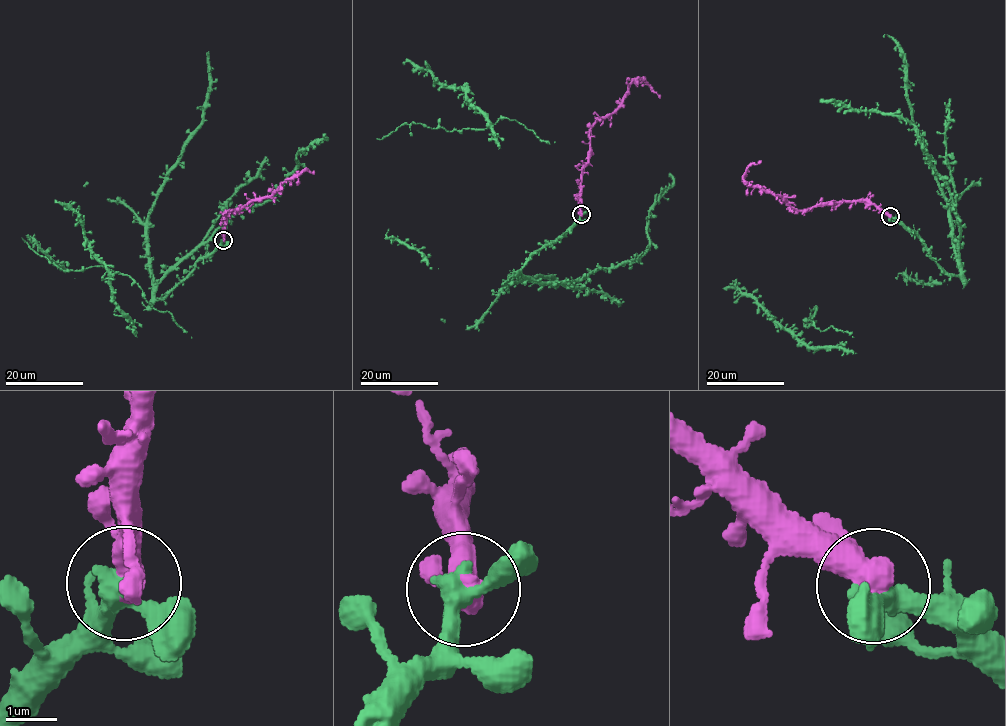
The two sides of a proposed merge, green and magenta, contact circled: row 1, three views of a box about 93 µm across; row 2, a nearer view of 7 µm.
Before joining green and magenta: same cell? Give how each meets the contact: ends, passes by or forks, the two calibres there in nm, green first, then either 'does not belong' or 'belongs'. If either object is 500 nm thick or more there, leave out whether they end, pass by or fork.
calibres 380 and 600 nm; belongs

